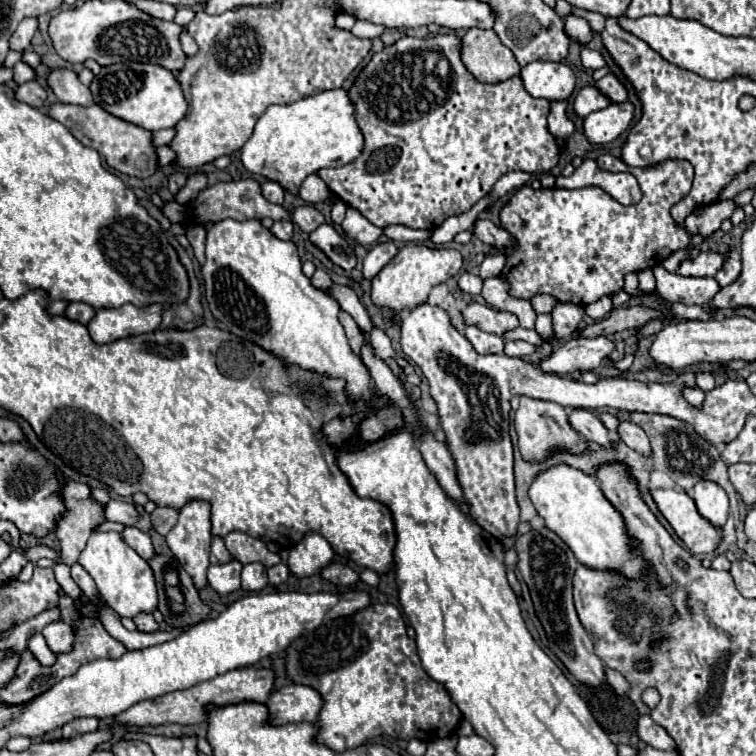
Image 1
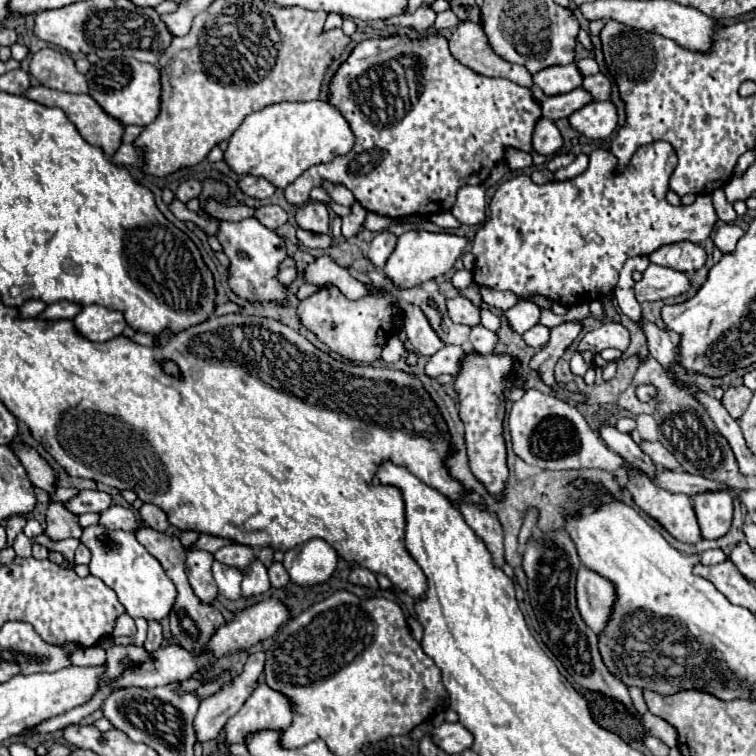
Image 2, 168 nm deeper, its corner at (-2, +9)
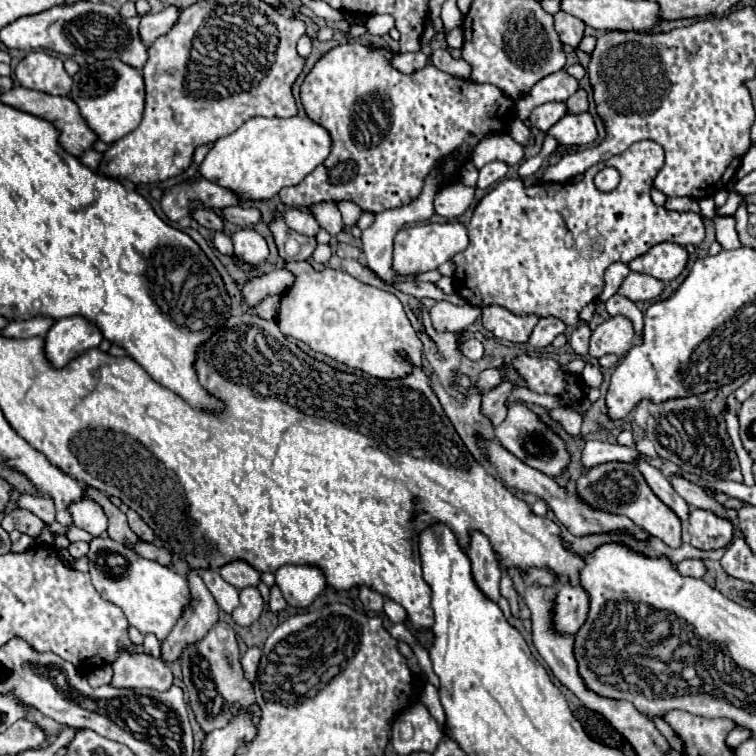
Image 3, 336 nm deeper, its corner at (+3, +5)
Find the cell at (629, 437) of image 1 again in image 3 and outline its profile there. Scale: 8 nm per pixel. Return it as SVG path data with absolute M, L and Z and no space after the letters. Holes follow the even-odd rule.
M670 476L670 484L672 488L690 504L696 508L704 508L704 510L712 510L718 516L724 516L728 520L736 518L736 510L726 510L724 506L720 506L714 498L710 498L708 494L704 494L704 490L698 484L692 484L690 480L684 480L684 476Z

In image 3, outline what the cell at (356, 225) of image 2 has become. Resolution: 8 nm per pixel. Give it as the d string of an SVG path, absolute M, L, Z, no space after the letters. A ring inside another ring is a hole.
M320 204L316 208L316 220L320 222L320 226L330 234L330 236L336 236L344 230L344 224L342 224L342 218L340 218L340 212L334 204Z

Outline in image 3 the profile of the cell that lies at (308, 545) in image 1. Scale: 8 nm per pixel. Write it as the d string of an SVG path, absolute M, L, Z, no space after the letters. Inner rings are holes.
M286 564L276 570L276 584L290 606L304 608L324 590L326 576L312 564Z

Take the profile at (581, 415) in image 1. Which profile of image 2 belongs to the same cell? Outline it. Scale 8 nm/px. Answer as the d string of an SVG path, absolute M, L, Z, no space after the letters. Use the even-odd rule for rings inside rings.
M603 426L603 428L599 430L599 434L601 434L603 442L605 442L613 452L617 452L625 462L629 462L633 468L643 470L651 480L655 478L657 468L655 468L653 460L639 448L639 444L637 444L629 434L623 434L623 432L619 432L617 428L613 428L613 426Z

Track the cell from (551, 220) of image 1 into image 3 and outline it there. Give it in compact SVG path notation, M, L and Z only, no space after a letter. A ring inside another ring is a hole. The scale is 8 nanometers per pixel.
M640 140L632 144L624 154L612 156L600 162L580 182L540 182L524 186L520 178L508 178L496 184L474 208L468 228L468 248L458 252L452 260L456 262L454 286L456 292L466 298L472 306L504 306L514 314L534 312L538 316L556 316L568 326L578 324L578 312L600 296L604 290L604 272L614 262L628 264L630 260L646 254L654 244L674 242L680 246L700 244L706 236L704 216L694 212L674 212L656 206L650 198L652 180L664 166L664 148L652 140ZM604 166L614 166L620 172L620 184L616 190L604 194L596 190L594 176Z

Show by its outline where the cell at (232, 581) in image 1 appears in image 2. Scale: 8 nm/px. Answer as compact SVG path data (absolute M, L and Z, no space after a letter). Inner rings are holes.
M213 562L213 578L219 586L219 594L229 598L229 600L239 600L241 598L241 572L237 568L225 568L221 562Z

